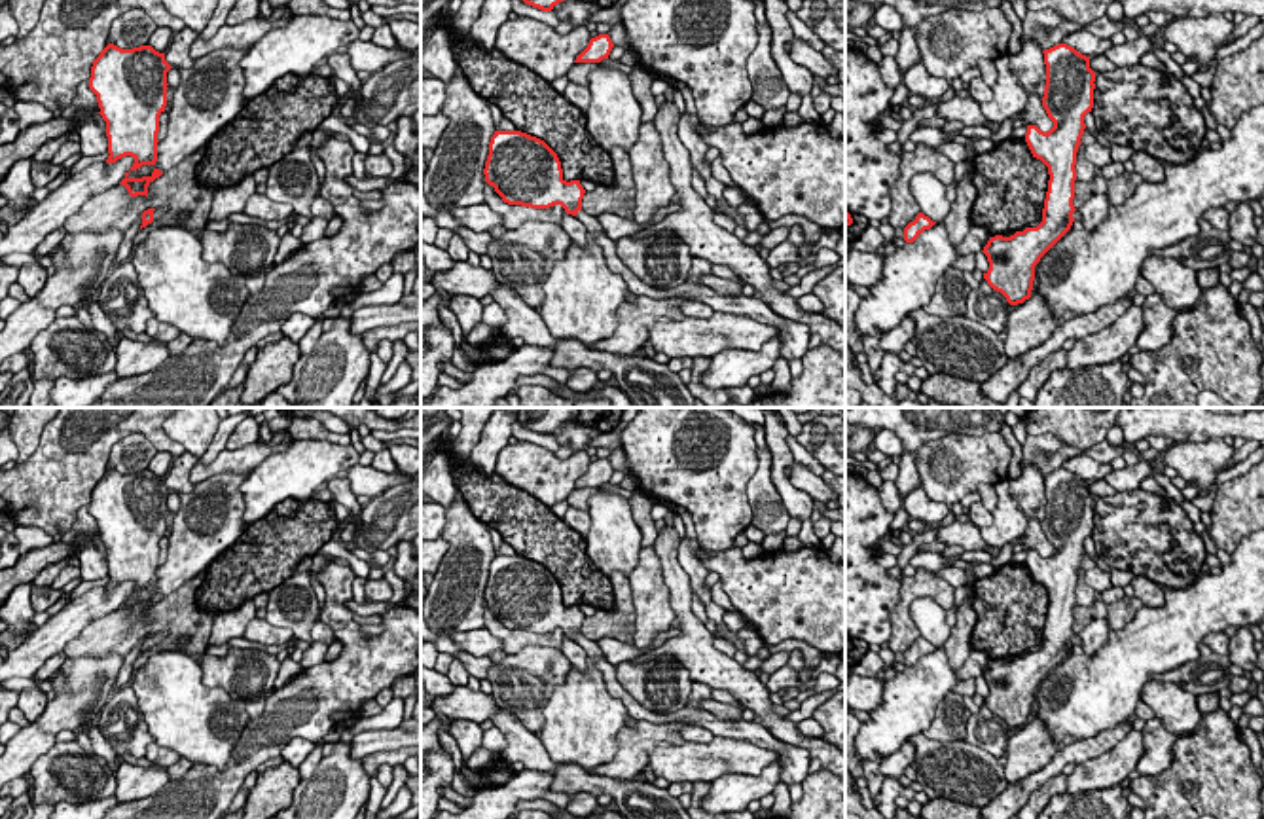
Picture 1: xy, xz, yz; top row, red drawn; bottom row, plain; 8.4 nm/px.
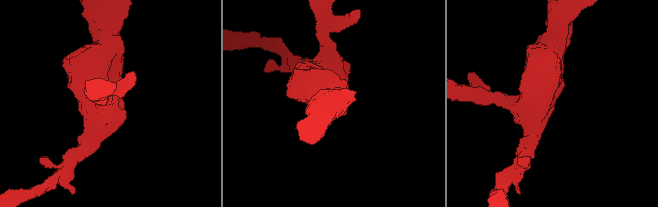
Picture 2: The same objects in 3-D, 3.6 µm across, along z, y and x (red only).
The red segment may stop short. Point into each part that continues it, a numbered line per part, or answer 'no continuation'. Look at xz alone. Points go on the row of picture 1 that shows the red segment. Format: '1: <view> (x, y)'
1: xz (794, 336)

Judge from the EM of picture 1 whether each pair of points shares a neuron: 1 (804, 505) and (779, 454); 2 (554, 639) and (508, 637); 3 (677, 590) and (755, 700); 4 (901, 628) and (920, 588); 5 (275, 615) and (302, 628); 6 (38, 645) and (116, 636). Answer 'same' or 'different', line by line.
1: same
2: same
3: same
4: same
5: same
6: different

